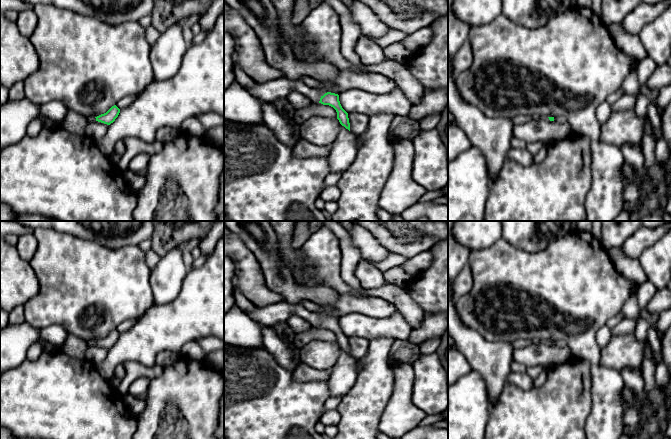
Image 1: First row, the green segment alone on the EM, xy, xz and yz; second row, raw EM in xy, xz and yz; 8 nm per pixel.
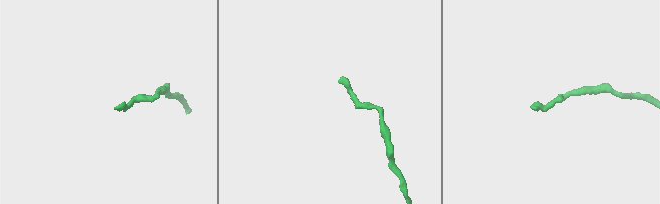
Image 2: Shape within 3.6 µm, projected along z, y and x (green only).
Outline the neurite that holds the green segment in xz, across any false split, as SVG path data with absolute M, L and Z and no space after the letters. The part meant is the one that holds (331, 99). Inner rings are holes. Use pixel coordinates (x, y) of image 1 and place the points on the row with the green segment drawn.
M286 78L274 79L264 83L254 83L252 87L244 88L253 96L267 102L285 98L293 90L298 91L306 95L312 103L321 103L333 107L337 112L337 119L340 124L350 131L348 113L342 108L338 94L327 92L321 96L315 88L305 85L302 81L293 81Z

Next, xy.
M114 105L106 113L101 114L97 117L86 117L87 122L98 121L107 125L110 125L115 121L120 113L120 109Z

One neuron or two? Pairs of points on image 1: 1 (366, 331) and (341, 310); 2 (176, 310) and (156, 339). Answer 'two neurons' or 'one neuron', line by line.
1: two neurons
2: one neuron

